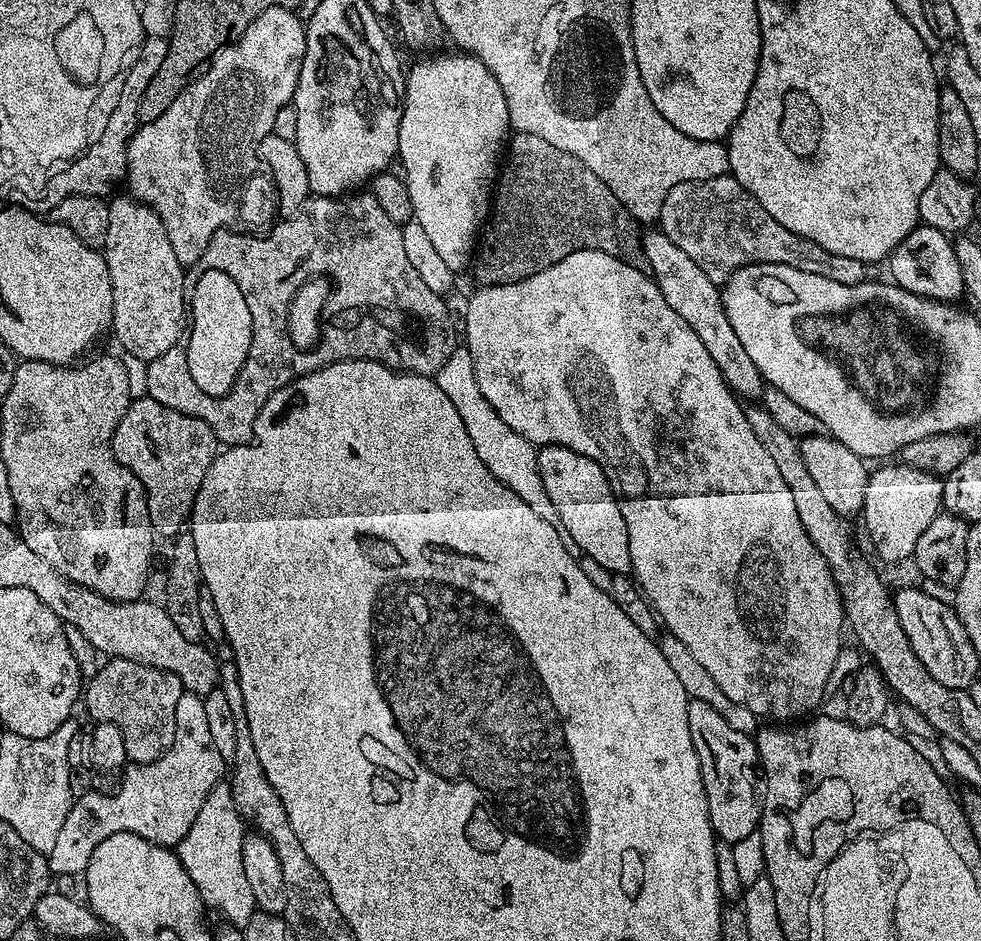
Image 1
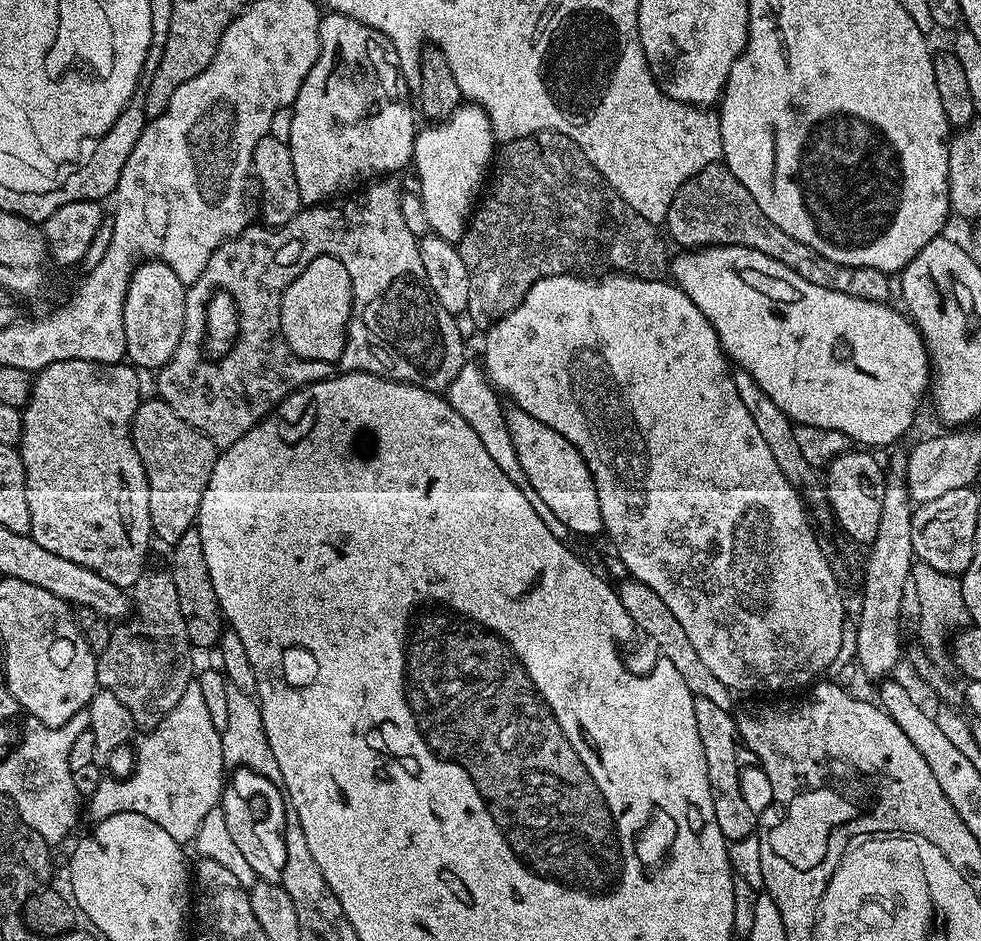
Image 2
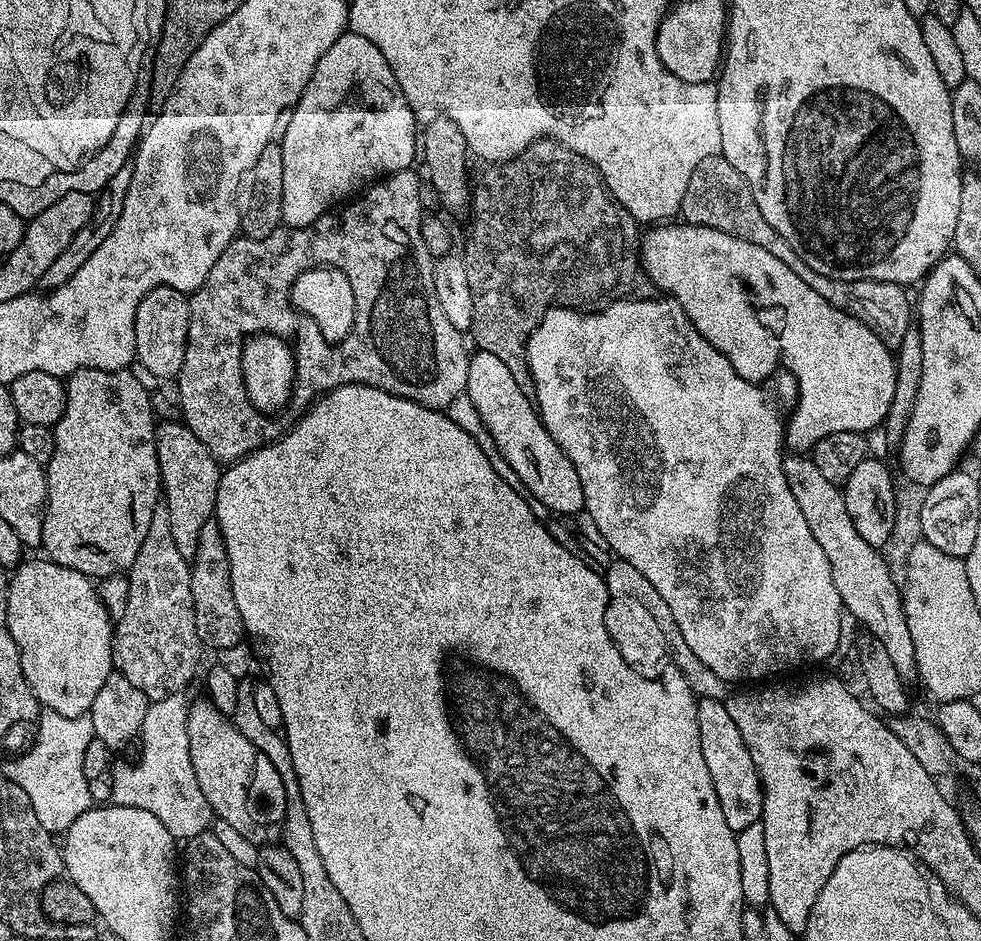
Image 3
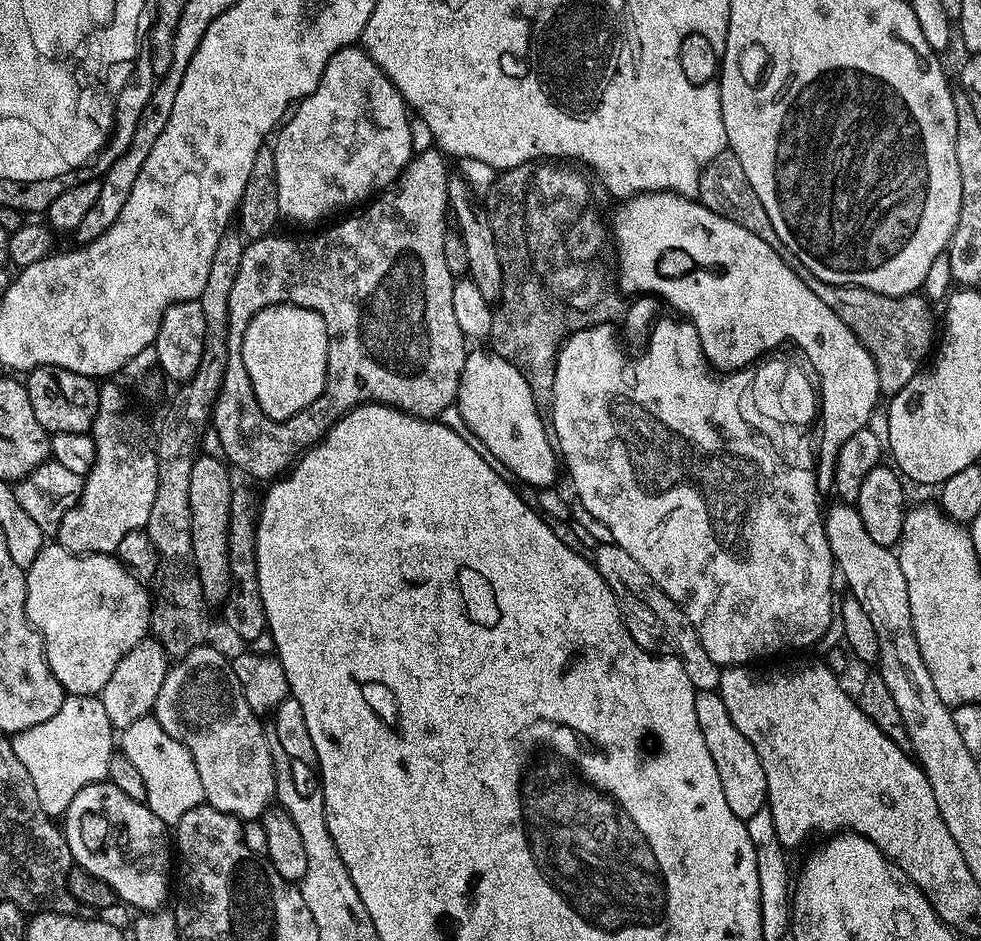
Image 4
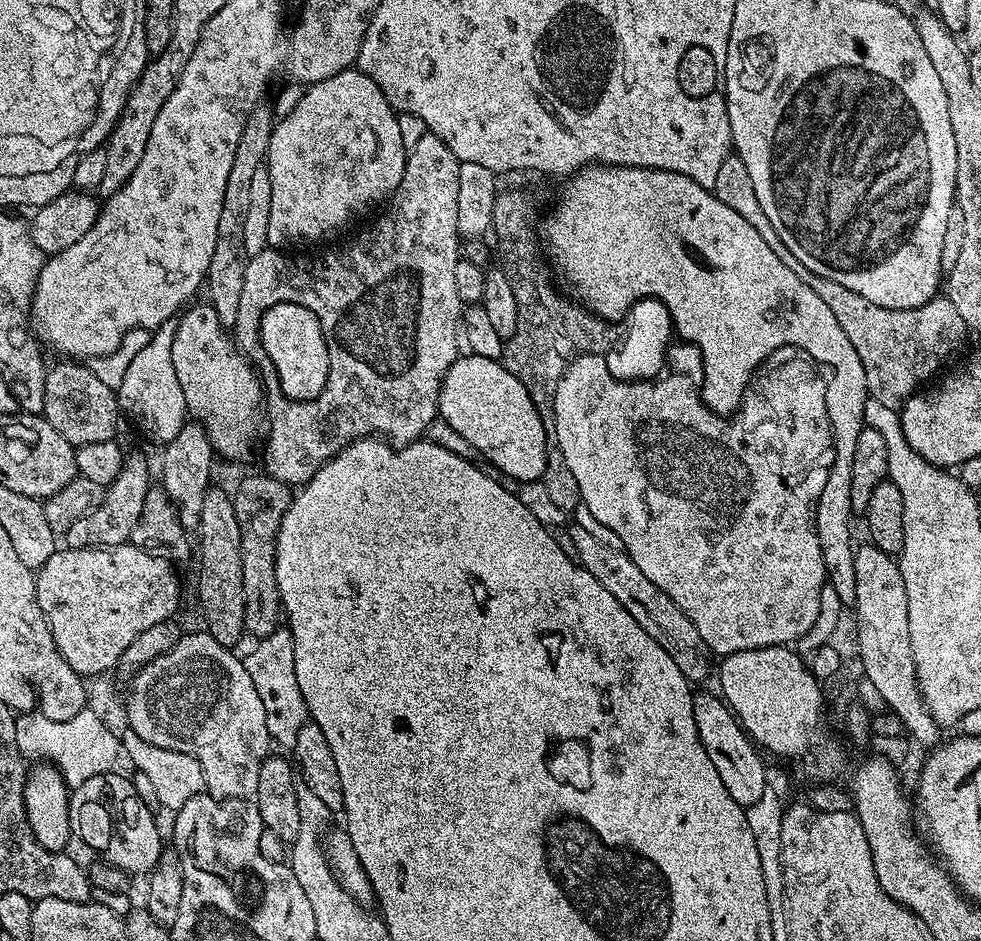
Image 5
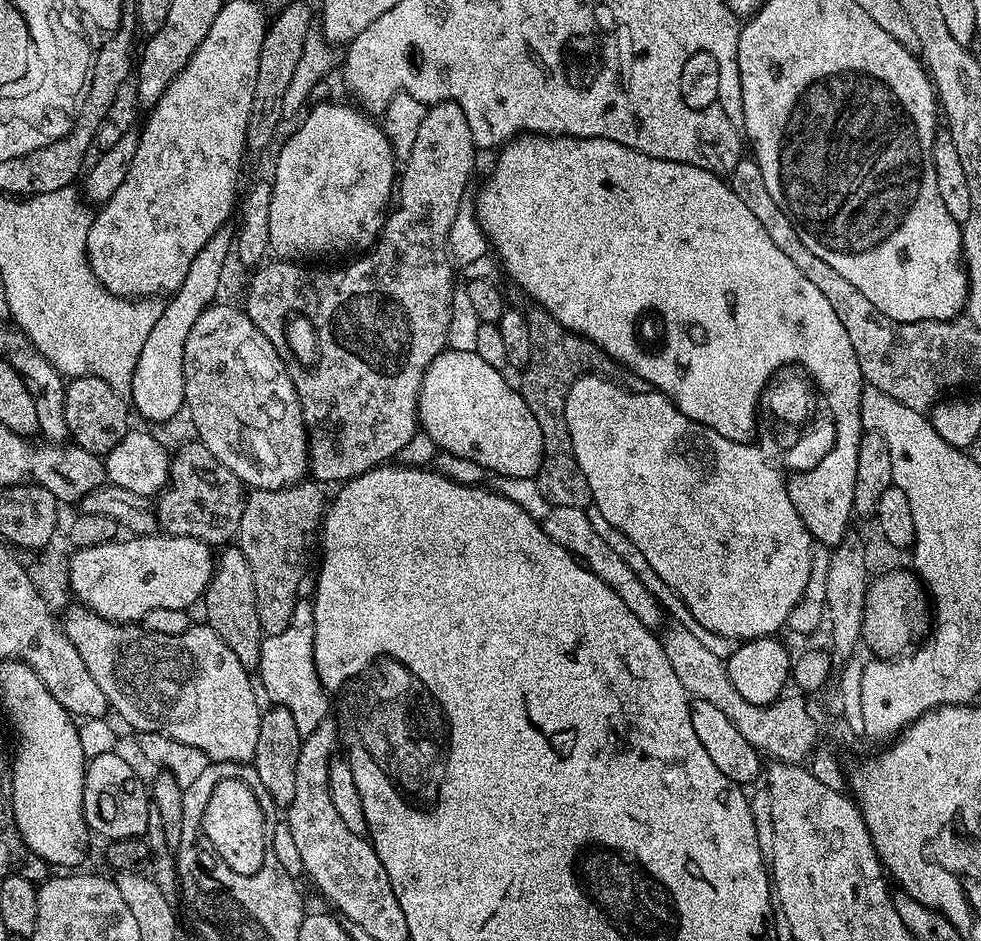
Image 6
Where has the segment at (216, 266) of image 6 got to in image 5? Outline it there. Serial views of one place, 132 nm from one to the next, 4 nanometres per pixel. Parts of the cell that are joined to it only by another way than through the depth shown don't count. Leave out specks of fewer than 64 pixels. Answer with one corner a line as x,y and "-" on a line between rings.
175,319
167,320
153,329
150,342
142,348
141,353
130,362
121,386
116,390
121,411
159,446
167,444
178,436
187,419
185,394
178,383
173,360
174,334
177,333

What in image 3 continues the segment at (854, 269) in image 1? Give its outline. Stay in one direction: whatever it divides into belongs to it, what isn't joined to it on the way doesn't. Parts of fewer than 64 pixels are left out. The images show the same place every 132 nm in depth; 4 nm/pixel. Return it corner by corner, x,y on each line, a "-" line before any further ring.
724,156
702,158
702,162
694,166
694,174
690,174
690,183
686,185
686,194
682,194
679,215
685,224
722,230
722,234
730,234
734,238
742,238
742,242
754,242
754,246
762,246
762,250
774,254
778,262
790,266
790,270
794,270
794,274
798,274
798,278
802,278
810,290
818,290
818,294
822,294
830,306
870,326
870,330
882,338
887,348
896,350
907,328
914,324
914,308
908,305
908,296
904,293
907,291
901,285
877,280
839,280
818,274
818,270
810,270
810,266
806,266
806,262
802,262
802,258
798,258
798,254
794,254
792,247
774,230
774,226
766,222
762,210
758,210
758,202
754,202
754,194
746,178
742,178
742,174
738,174
738,170
734,170
734,166
730,166

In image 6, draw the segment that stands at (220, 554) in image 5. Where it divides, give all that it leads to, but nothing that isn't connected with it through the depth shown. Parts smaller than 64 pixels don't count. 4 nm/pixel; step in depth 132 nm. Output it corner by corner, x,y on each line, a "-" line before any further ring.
228,546
221,552
224,553
215,557
212,580
202,597
204,612
208,615
206,623
223,638
230,650
234,650
238,662
252,670
259,662
262,639
258,606
254,598
254,574
250,574
250,562
246,562
246,554
242,554
239,546

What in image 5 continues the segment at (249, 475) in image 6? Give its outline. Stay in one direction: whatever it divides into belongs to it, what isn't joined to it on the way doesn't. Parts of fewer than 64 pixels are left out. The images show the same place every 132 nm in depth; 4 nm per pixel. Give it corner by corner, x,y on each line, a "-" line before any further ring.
195,304
187,307
176,320
177,333
173,344
174,369
185,394
187,415
206,430
217,457
244,460
251,454
256,439
258,444
262,436
262,425
266,420
262,411
265,407
264,392
260,389
255,370
236,349
237,341
211,304

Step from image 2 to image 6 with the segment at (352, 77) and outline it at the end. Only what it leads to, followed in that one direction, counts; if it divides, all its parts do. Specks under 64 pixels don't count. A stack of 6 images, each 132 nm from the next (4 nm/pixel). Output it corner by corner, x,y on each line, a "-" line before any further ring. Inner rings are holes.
315,103
278,154
272,174
269,249
279,259
306,262
327,251
360,254
376,243
374,234
384,228
380,222
380,212
391,203
390,194
392,192
393,195
398,172
391,142
373,117
365,114
359,107
351,108
342,103
-
310,232
312,248
302,248

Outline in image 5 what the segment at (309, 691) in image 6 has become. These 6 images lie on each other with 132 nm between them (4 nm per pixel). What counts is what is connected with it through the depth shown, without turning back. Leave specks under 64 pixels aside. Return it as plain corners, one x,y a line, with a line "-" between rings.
281,626
277,628
274,634
261,636
253,644
256,645
251,645
247,649
247,653
252,656
252,660
244,656
243,662
246,666
246,674
252,672
250,678
256,676
256,680
264,680
264,700
262,701
262,706
268,704
266,730
269,737
275,743
277,740
282,747
291,749
298,742
298,730
302,730
302,726
309,723
310,720
308,707
302,698
302,690
298,690
298,678
294,674
294,638
288,633
287,627

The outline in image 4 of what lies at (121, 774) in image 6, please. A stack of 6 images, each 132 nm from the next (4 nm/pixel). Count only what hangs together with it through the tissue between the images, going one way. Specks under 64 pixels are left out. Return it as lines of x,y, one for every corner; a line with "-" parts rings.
91,784
74,794
74,802
70,802
62,817
62,831
70,846
75,867
104,882
119,903
121,900
132,908
140,908
136,910
141,913
154,912
165,907
164,899
168,896
170,832
148,809
147,804
134,798
126,798
126,794
122,794
122,790
118,790
118,786
113,784

